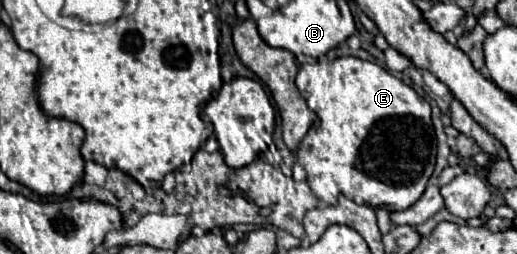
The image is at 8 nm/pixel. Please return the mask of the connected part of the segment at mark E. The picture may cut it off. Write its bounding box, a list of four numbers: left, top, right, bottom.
[295,56,435,212]

